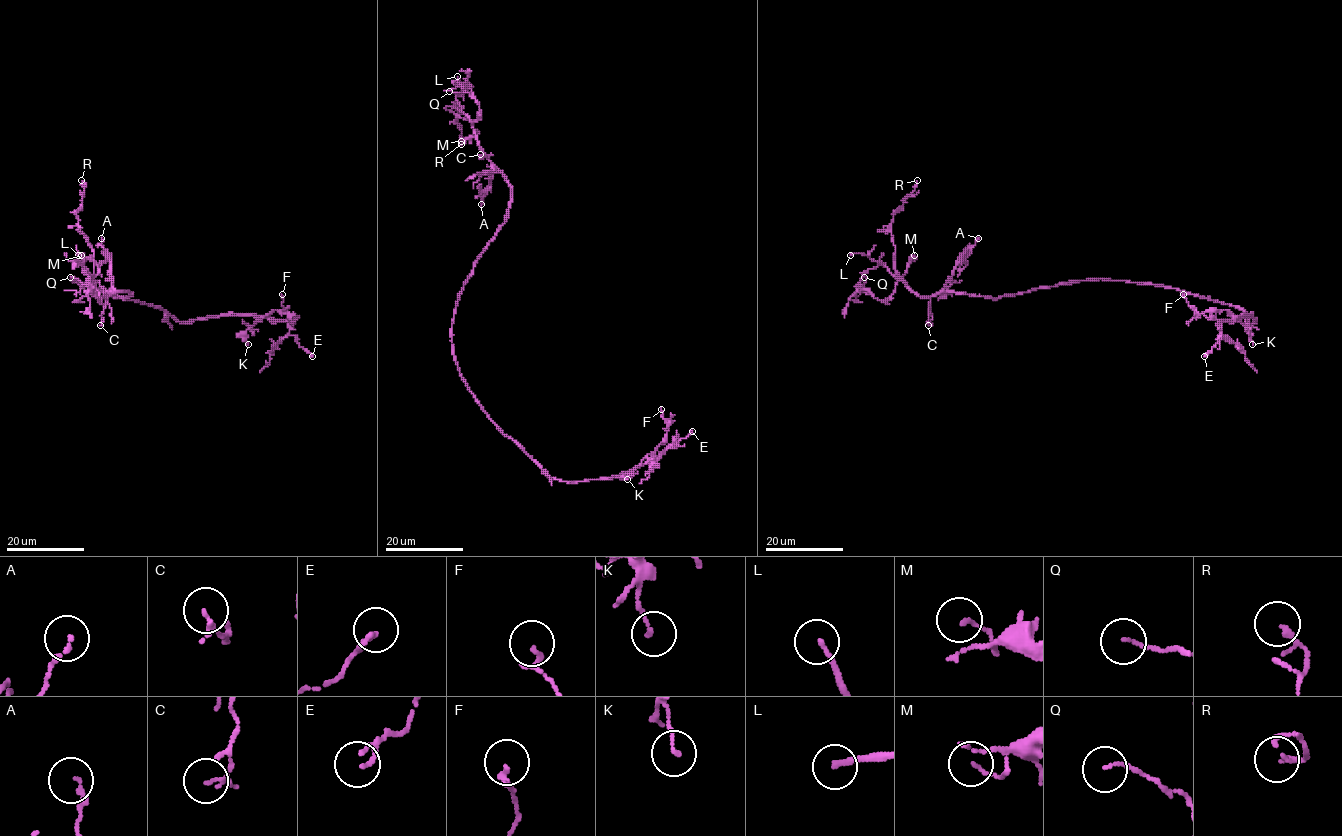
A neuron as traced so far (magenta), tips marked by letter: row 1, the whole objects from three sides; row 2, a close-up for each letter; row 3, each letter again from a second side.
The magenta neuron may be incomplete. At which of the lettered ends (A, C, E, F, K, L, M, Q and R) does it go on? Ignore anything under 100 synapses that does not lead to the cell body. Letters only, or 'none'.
L

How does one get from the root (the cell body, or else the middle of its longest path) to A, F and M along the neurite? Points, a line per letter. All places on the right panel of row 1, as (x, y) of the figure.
A: (1121, 280), (1075, 281), (995, 298), (944, 292), (945, 282), (954, 267), (966, 254), (970, 254), (978, 238)
F: (1121, 280), (1167, 286), (1236, 305), (1255, 321), (1251, 315), (1234, 316), (1228, 310), (1198, 314), (1183, 294)
M: (1121, 280), (1075, 281), (995, 298), (954, 292), (921, 297), (902, 278), (907, 264), (916, 257), (914, 255)

